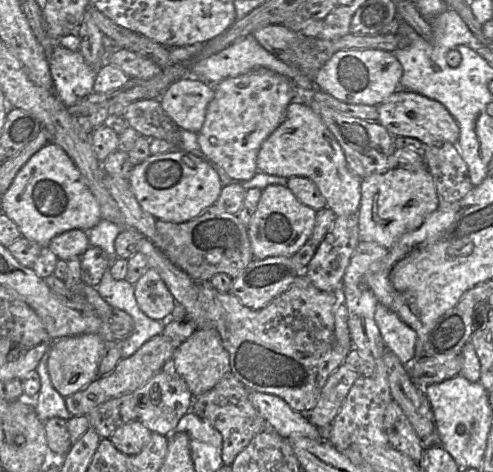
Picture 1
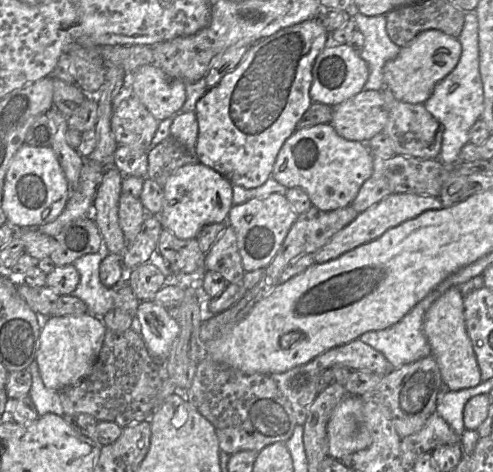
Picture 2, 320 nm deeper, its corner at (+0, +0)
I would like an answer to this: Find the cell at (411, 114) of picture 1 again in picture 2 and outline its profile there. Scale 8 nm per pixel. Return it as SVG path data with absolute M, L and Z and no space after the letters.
M363 90L333 107L330 124L342 138L368 142L381 133L389 118L382 90Z

